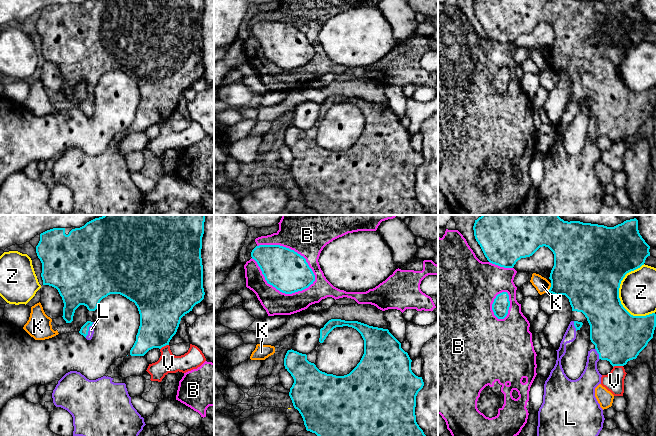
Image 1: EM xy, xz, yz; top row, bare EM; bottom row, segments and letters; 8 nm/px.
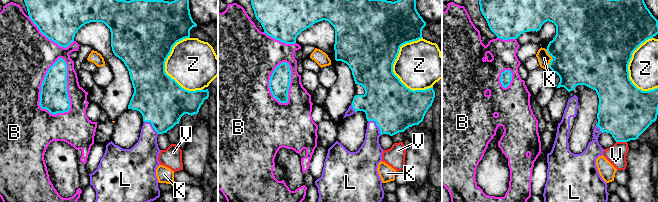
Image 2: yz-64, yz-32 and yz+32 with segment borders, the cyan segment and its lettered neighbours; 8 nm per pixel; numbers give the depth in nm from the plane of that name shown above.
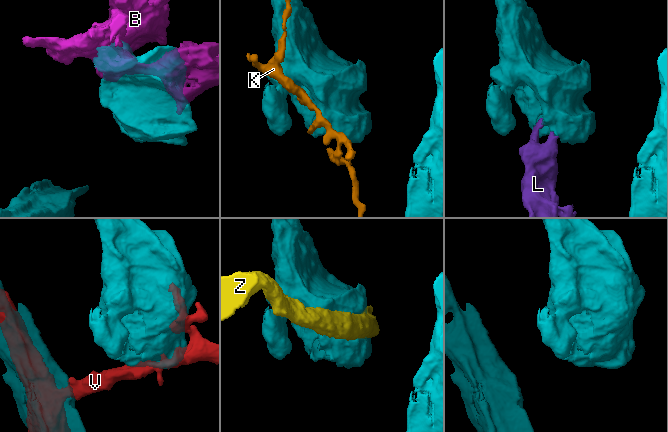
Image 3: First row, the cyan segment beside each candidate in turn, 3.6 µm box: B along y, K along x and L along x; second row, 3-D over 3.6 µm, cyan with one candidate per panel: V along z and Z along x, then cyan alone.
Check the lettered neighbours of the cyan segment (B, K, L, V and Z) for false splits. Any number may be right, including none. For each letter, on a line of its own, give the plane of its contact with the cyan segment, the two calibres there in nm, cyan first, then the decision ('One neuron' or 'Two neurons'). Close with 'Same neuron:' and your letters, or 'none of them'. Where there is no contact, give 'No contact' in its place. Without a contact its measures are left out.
B: Touches cyan in xz. Thickness 340 nm (cyan) against 440 nm. Two neurons
K: Touches cyan in yz. Thickness 400 nm (cyan) against 120 nm. Two neurons
L: Touches cyan in xy. Thickness 70 nm (cyan) against 50 nm. One neuron
V: Touches cyan in yz. Thickness 400 nm (cyan) against 160 nm. Two neurons
Z: Touches cyan in yz. Thickness 500 nm (cyan) against 300 nm. Two neurons
Same neuron: L

